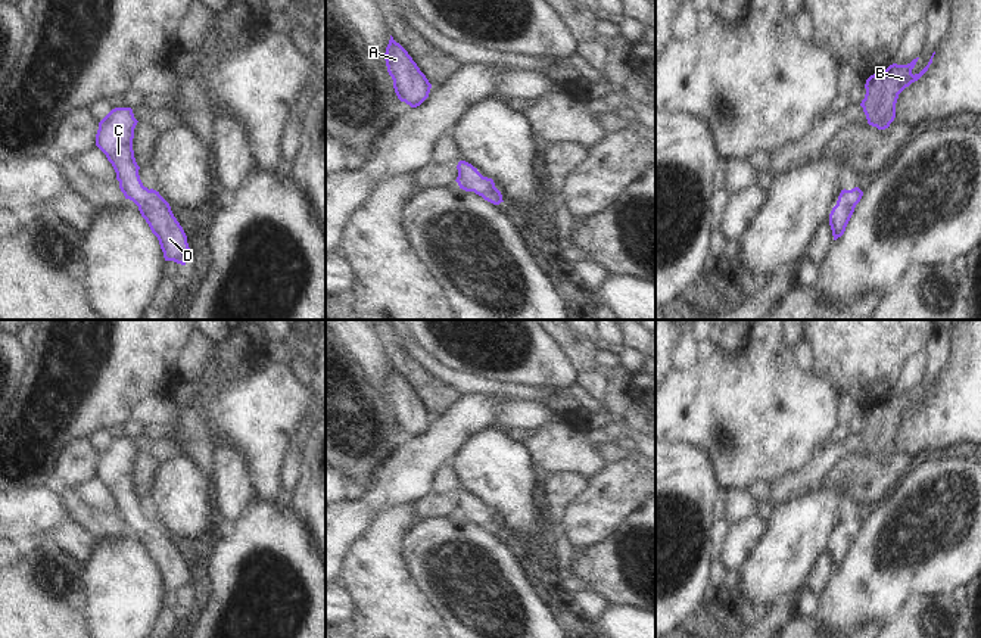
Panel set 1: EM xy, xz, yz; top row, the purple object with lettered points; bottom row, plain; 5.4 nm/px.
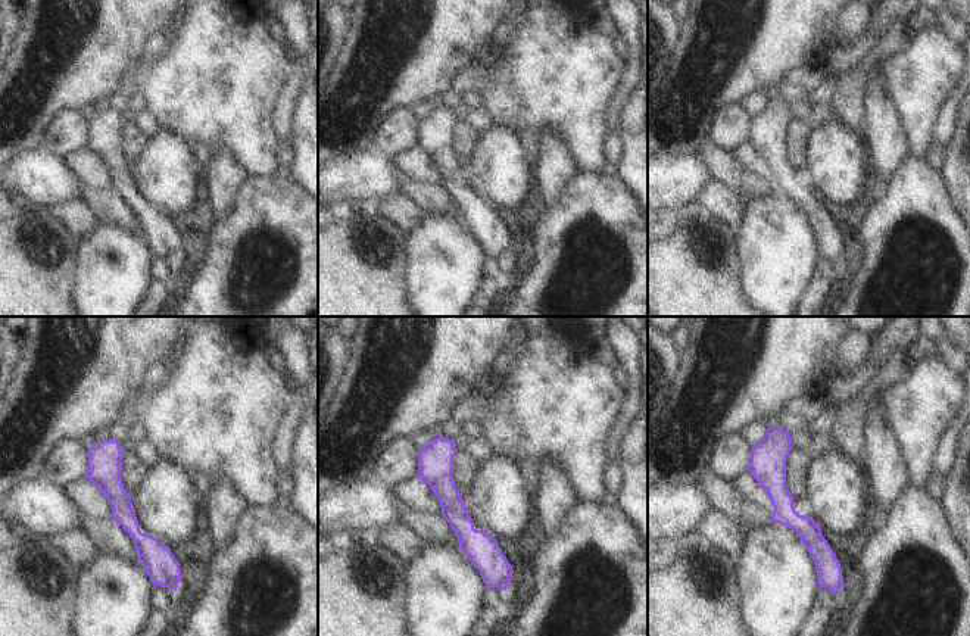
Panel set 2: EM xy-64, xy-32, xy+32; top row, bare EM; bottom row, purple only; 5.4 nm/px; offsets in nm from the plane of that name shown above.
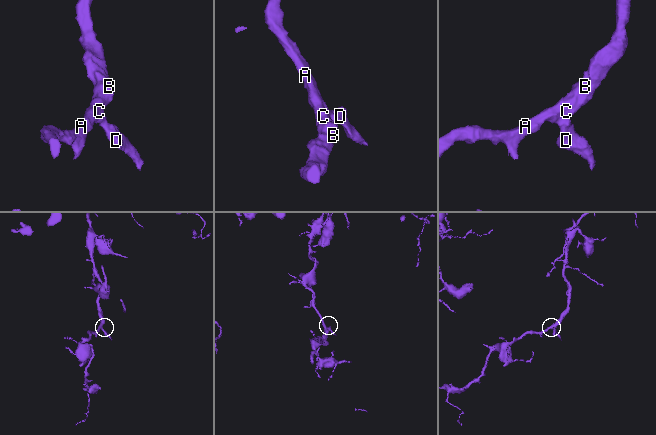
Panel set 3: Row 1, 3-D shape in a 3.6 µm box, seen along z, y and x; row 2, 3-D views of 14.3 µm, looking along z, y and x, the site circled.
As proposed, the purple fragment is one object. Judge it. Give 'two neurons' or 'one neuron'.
one neuron

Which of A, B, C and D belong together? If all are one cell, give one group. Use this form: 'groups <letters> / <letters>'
groups A B C D

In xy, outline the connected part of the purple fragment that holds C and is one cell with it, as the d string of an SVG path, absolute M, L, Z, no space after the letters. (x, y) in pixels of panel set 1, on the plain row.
M115 438L100 452L96 476L112 494L119 519L125 529L133 530L158 567L165 591L186 595L190 582L187 566L174 547L169 533L153 519L143 516L133 480L137 455L131 438Z

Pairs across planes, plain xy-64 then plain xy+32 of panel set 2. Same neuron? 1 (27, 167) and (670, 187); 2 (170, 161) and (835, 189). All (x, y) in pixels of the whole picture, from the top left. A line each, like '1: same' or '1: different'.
1: same
2: same

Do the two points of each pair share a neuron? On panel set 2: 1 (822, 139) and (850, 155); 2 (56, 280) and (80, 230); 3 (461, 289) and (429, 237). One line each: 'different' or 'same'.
1: same
2: different
3: same

